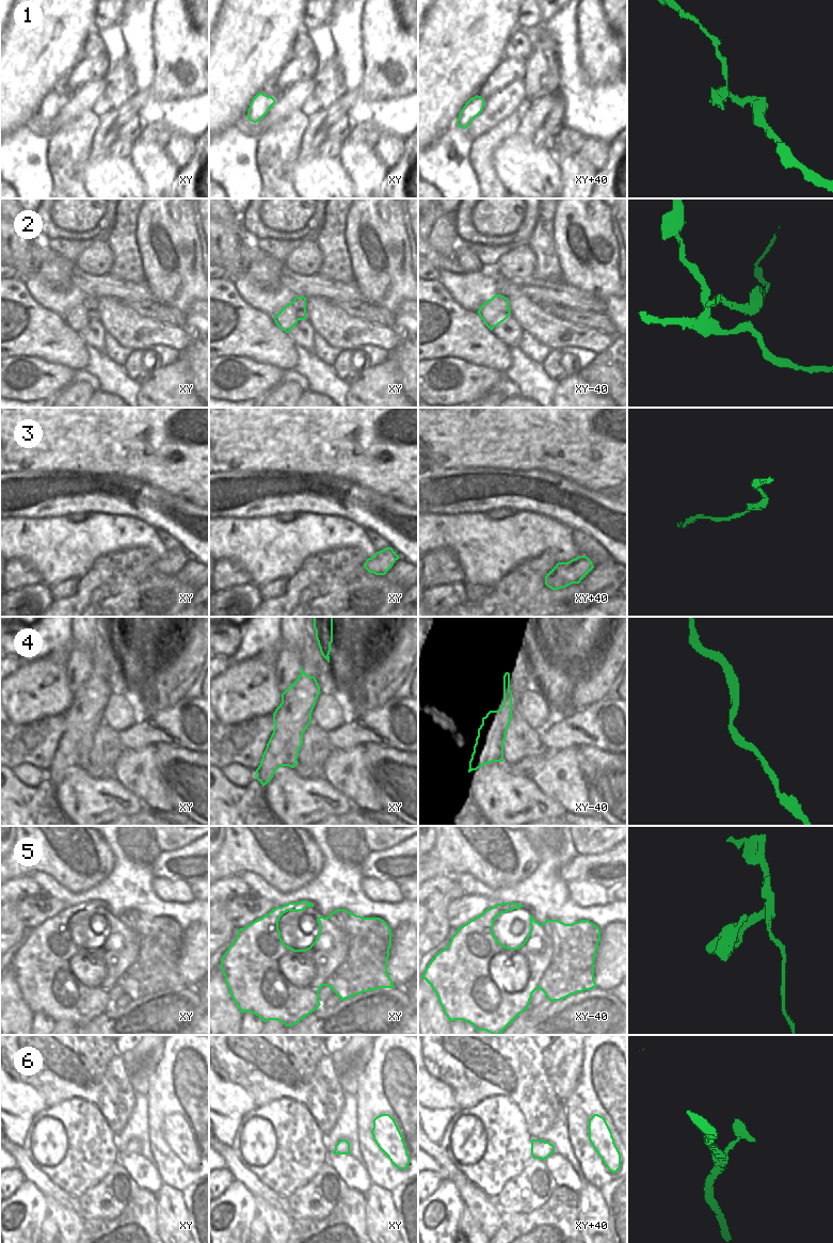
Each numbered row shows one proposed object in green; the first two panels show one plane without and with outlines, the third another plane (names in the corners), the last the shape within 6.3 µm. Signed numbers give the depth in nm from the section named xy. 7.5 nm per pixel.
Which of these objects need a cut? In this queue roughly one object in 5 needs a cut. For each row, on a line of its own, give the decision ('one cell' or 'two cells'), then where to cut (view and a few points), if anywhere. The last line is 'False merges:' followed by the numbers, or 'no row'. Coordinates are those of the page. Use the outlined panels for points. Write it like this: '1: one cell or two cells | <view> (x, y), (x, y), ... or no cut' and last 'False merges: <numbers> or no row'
1: one cell | no cut
2: one cell | no cut
3: one cell | no cut
4: one cell | no cut
5: two cells | xy (327, 918), (346, 934), (348, 956), (324, 985)
6: one cell | no cut
False merges: 5

